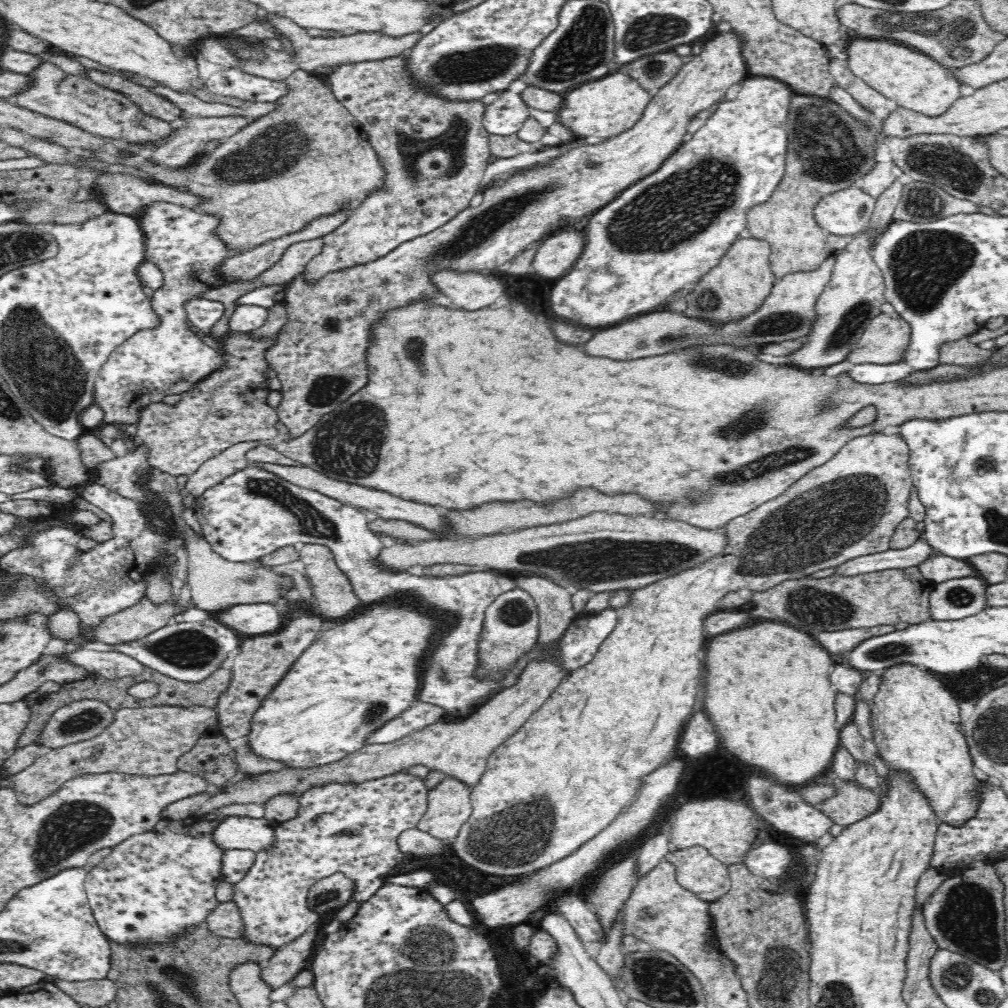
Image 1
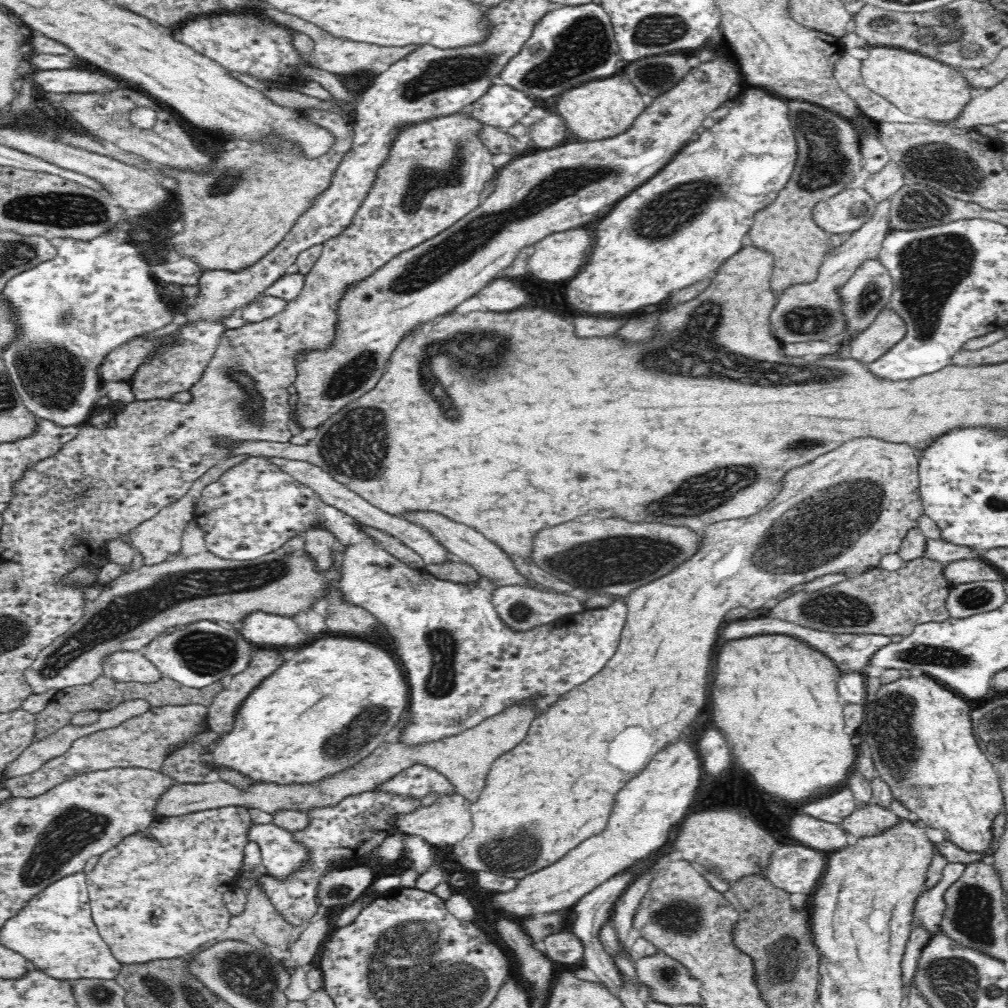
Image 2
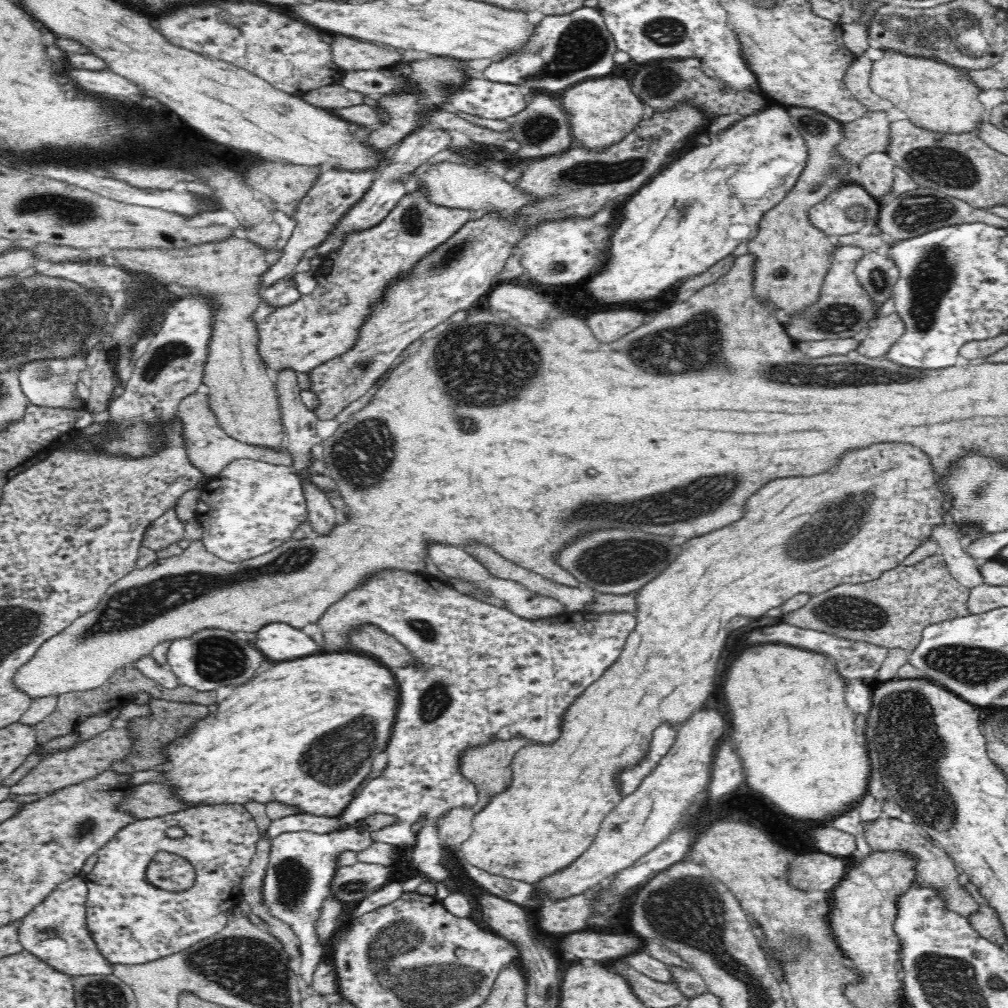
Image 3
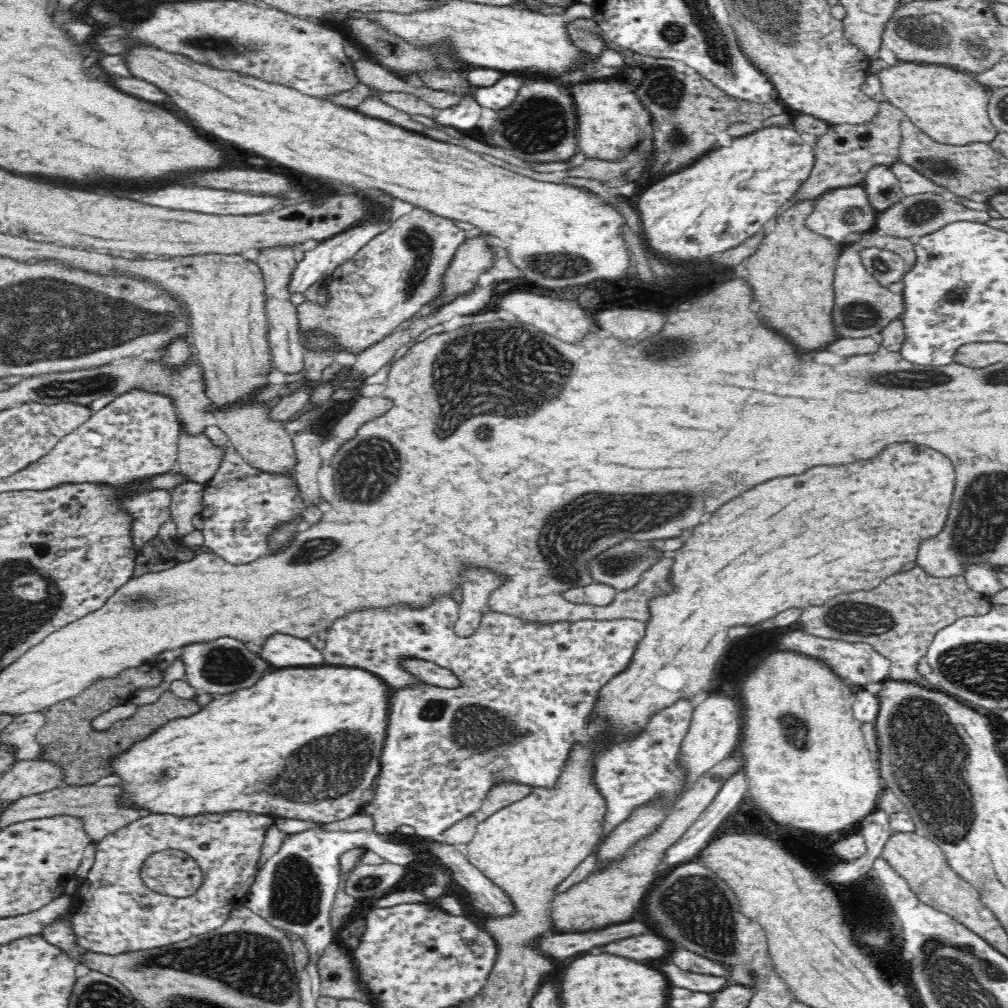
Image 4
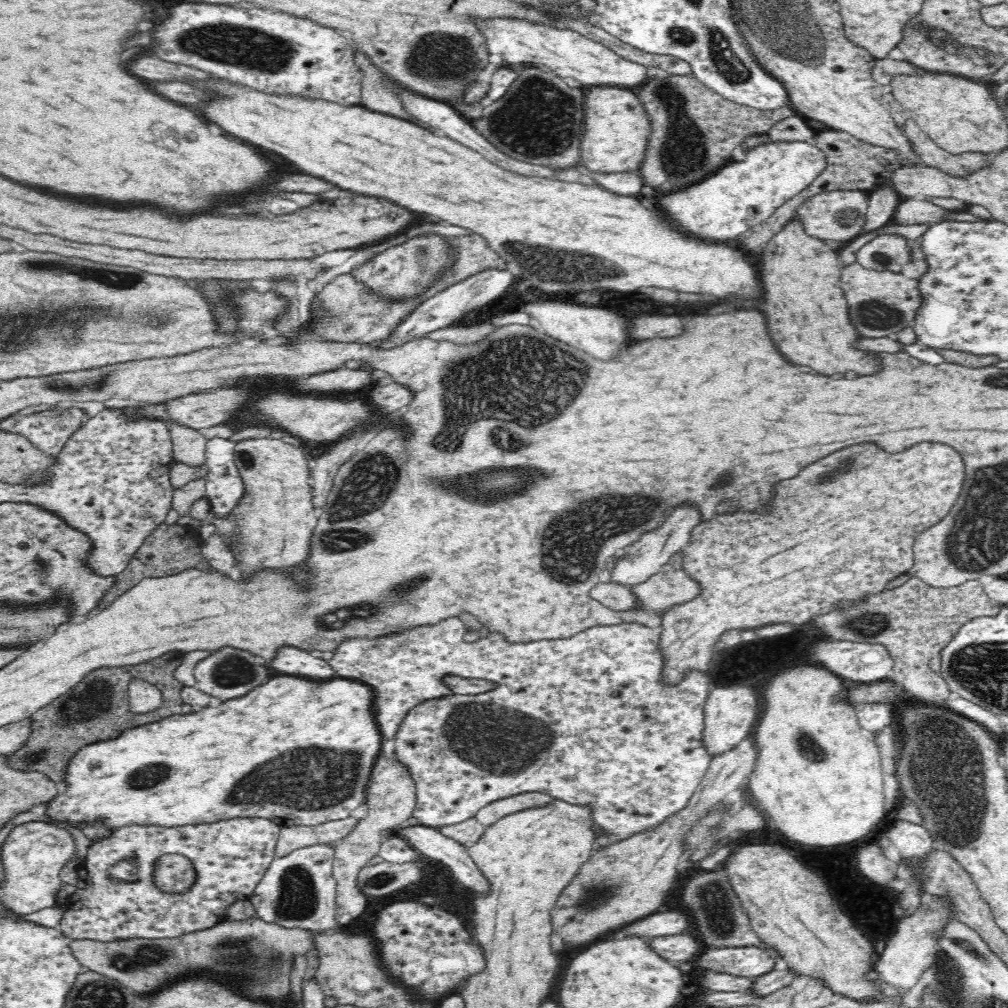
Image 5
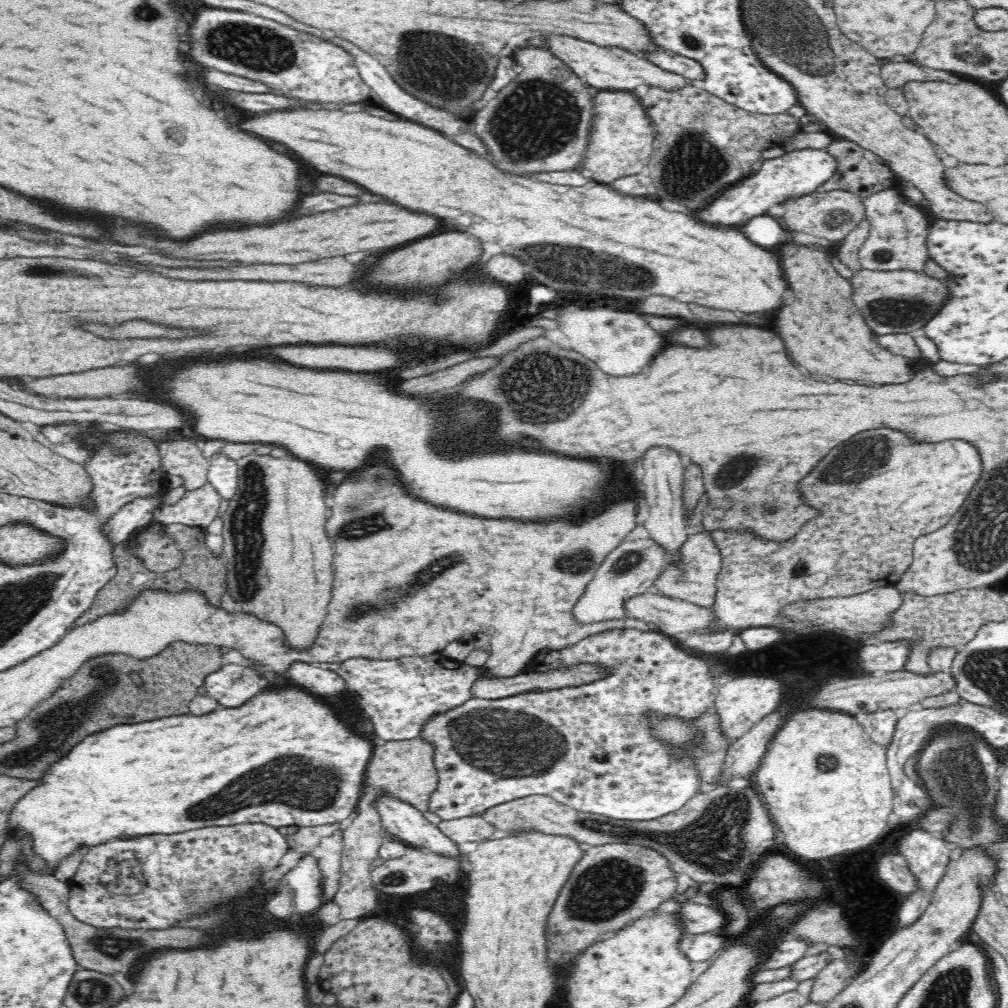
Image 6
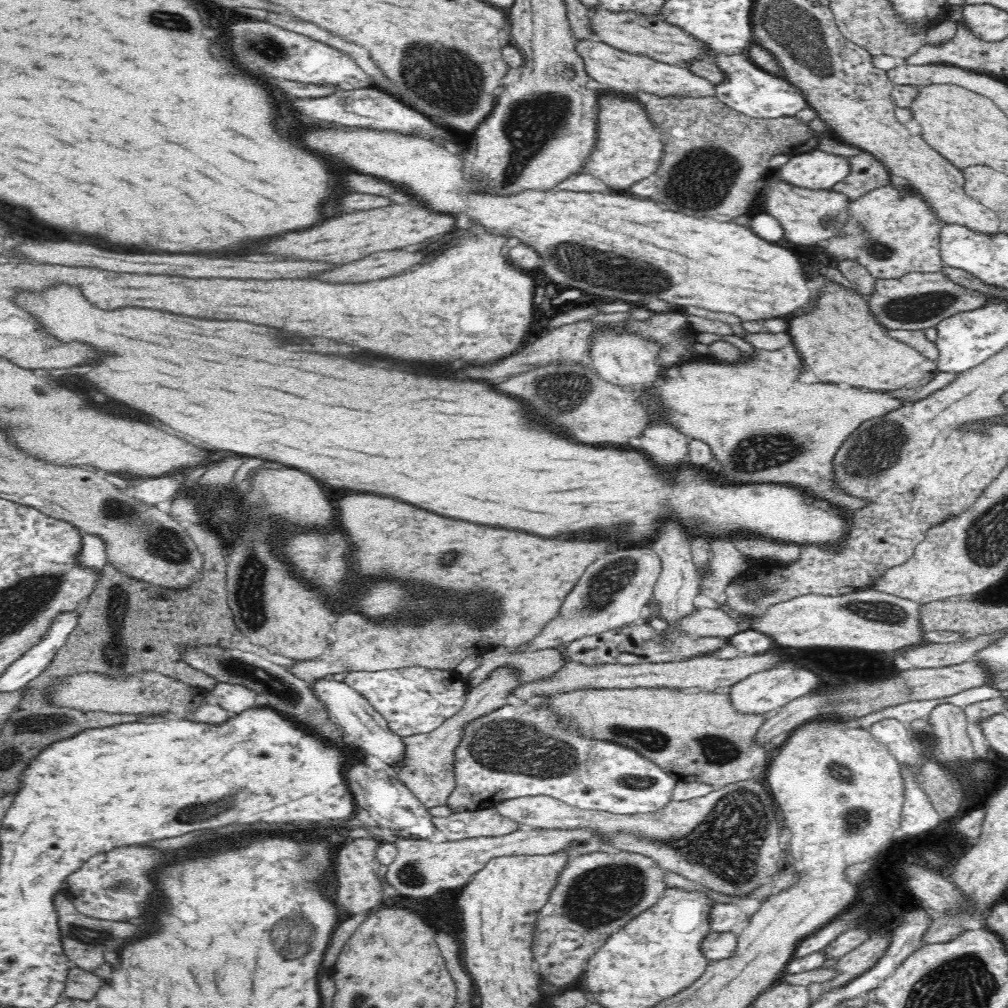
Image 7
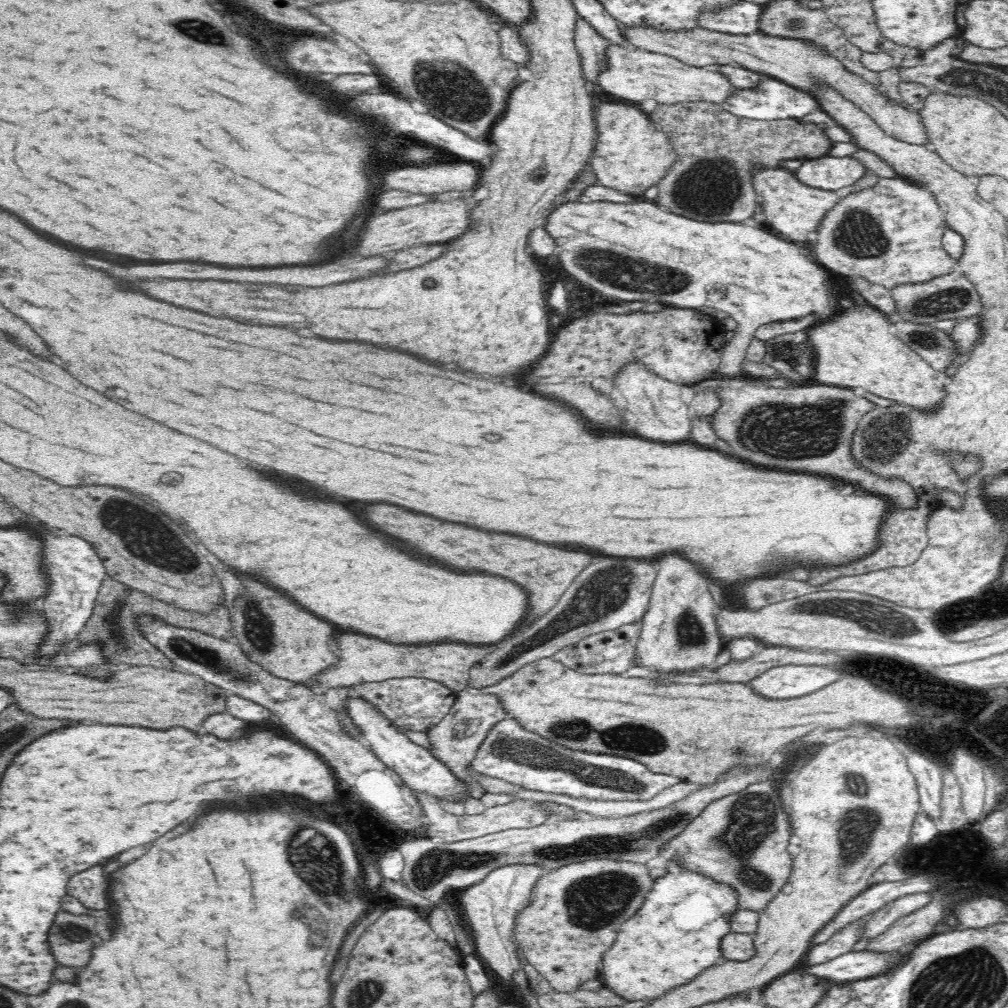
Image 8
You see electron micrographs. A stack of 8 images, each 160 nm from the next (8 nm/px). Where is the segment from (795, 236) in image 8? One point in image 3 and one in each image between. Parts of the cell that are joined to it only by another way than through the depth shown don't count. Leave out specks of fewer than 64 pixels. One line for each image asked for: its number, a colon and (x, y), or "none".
3: (848, 209)
4: (843, 213)
5: (839, 214)
6: (831, 215)
7: (809, 217)

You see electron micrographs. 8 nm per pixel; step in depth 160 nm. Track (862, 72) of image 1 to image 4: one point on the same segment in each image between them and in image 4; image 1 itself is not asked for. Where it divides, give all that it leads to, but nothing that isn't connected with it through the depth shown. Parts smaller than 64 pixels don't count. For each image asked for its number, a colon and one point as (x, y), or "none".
2: (924, 88)
3: (938, 97)
4: (951, 107)

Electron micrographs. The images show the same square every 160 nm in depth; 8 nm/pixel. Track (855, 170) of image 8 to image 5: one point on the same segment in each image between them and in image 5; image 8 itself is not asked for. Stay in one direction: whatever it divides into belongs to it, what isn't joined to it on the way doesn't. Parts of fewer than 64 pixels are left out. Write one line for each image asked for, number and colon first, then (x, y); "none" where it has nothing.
5: (741, 195)
6: (798, 173)
7: (816, 170)

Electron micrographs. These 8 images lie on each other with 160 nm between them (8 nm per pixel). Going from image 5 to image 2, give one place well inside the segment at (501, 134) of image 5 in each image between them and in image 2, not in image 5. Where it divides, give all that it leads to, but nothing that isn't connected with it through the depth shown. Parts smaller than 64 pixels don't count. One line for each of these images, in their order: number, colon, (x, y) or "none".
2: (548, 132)
3: (542, 129)
4: (538, 127)

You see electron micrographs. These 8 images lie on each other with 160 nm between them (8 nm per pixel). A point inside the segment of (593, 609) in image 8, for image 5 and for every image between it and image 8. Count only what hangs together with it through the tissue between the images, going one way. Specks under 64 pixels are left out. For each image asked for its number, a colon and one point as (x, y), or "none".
5: (636, 563)
6: (628, 571)
7: (611, 593)

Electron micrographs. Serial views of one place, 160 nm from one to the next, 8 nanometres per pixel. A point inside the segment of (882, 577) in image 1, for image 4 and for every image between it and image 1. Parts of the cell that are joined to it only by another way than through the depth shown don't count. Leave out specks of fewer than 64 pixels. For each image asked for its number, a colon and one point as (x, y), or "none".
2: (880, 602)
3: (892, 612)
4: (900, 619)

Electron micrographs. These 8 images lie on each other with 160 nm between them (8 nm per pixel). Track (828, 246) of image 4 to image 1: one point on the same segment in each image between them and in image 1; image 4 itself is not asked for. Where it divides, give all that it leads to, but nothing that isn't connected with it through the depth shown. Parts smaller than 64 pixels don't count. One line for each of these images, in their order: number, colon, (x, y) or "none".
1: (822, 135)
2: (829, 154)
3: (788, 250)

